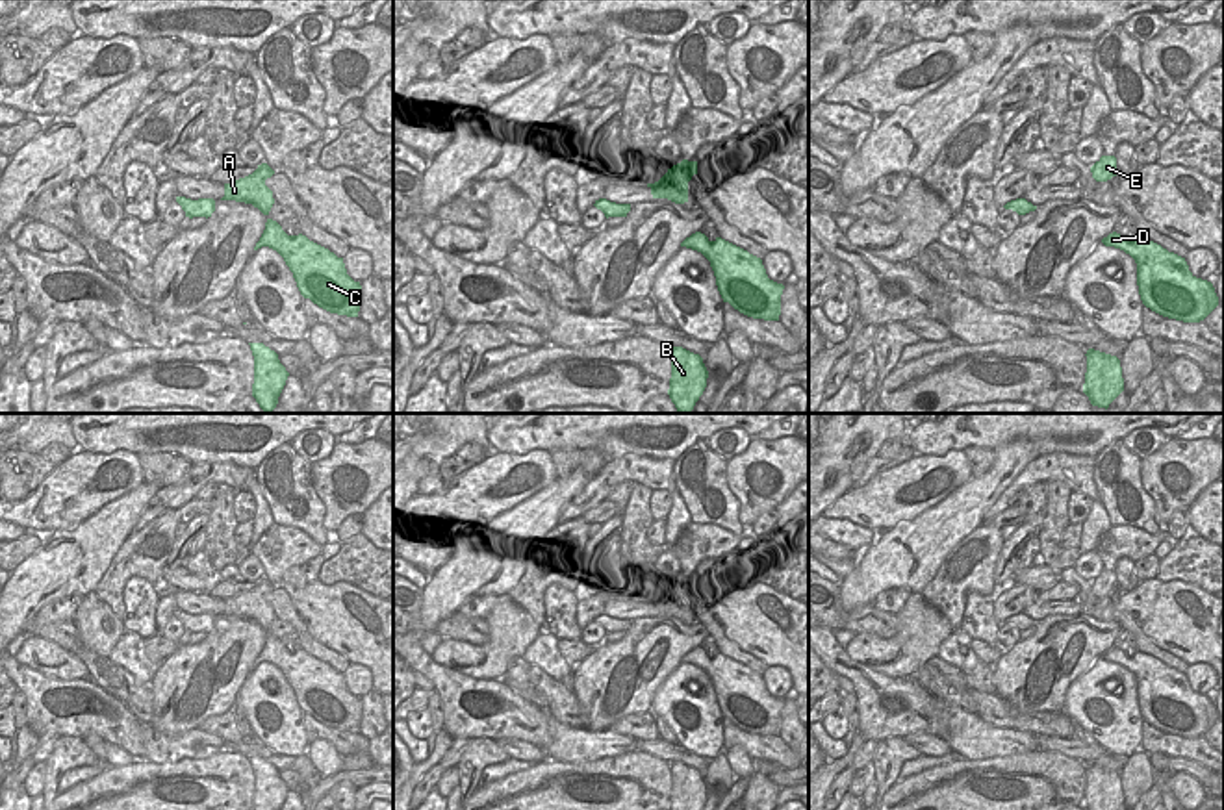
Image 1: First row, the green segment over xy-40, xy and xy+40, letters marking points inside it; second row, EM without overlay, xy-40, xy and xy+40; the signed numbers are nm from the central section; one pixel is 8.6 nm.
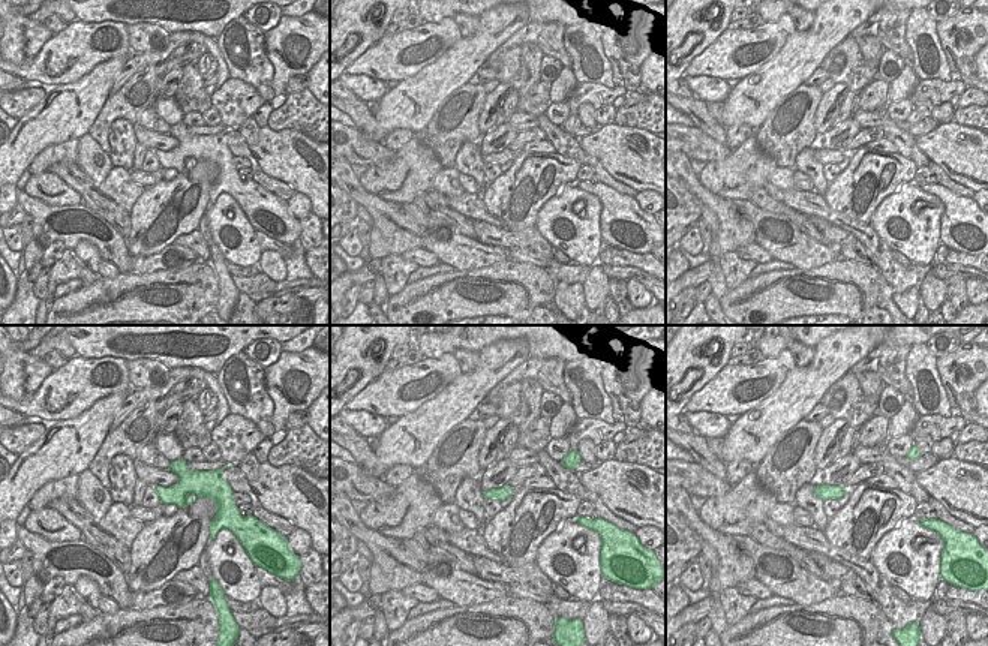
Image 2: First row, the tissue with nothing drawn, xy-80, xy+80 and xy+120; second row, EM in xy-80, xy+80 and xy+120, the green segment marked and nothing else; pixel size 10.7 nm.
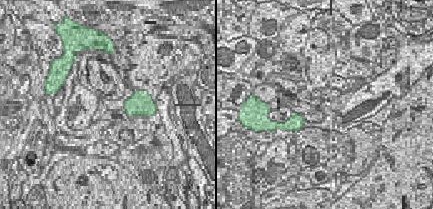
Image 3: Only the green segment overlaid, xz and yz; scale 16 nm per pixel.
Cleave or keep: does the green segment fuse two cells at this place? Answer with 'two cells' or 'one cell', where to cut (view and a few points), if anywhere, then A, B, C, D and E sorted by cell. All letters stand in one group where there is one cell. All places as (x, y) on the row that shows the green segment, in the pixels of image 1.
one cell; cut none; groups A B C D E

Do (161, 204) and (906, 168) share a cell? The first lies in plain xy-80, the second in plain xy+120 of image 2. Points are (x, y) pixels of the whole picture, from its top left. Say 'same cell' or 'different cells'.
same cell

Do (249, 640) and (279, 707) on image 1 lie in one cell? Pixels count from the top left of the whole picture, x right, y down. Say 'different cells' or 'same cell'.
different cells

